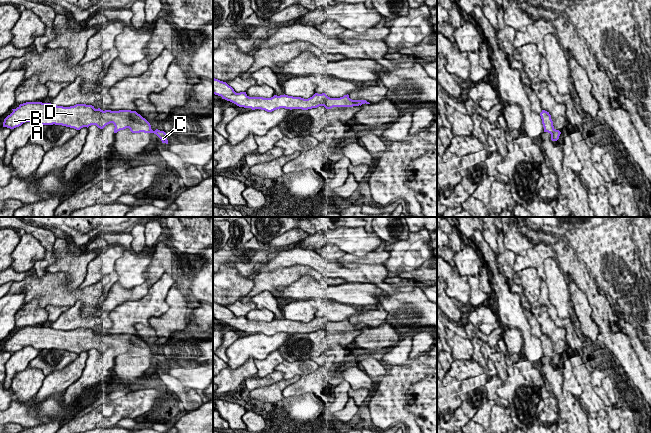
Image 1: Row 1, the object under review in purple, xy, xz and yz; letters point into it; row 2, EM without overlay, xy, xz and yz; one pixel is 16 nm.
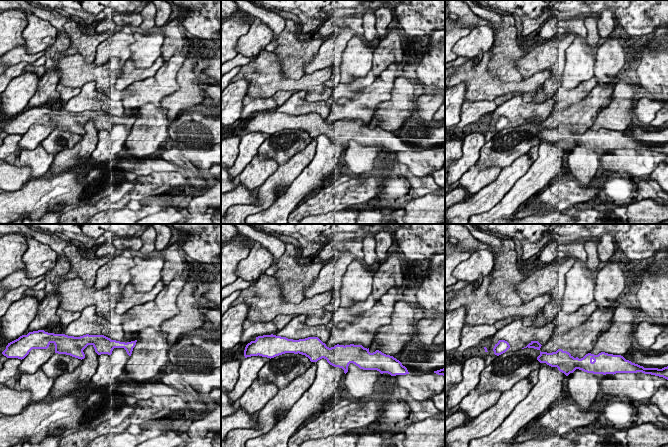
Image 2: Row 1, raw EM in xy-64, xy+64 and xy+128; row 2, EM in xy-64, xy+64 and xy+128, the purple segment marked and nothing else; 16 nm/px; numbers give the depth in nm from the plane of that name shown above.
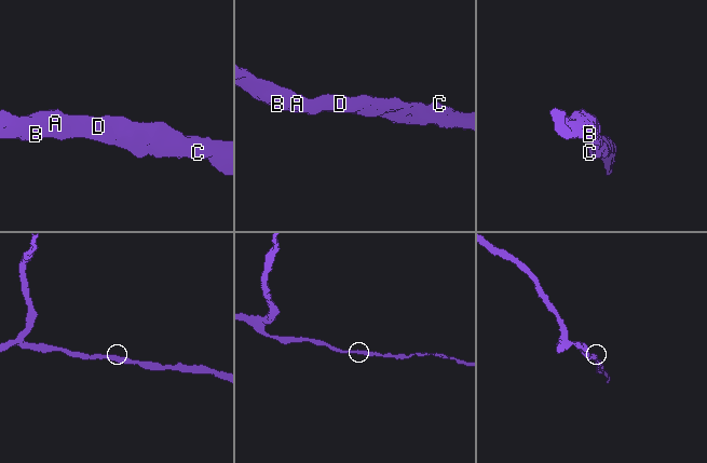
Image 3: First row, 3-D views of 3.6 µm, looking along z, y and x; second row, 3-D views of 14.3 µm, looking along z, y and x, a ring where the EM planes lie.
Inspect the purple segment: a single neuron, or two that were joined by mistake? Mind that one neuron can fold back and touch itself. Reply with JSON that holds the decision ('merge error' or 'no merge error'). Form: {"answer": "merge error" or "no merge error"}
{"answer": "no merge error"}

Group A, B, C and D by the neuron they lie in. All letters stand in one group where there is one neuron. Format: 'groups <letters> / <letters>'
groups A B C D

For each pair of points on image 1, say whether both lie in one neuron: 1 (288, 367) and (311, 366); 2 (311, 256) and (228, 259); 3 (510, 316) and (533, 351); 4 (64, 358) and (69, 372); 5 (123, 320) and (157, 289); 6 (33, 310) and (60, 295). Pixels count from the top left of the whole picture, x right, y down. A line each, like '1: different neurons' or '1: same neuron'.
1: same neuron
2: same neuron
3: same neuron
4: different neurons
5: same neuron
6: different neurons

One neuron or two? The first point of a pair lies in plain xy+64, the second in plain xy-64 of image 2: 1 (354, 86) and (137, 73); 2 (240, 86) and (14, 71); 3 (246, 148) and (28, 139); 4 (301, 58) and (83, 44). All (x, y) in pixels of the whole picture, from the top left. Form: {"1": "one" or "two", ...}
{"1": "one", "2": "two", "3": "one", "4": "one"}

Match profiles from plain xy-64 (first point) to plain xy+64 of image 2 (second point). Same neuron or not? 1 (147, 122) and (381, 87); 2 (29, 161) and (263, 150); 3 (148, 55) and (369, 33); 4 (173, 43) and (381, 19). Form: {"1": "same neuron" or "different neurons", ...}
{"1": "different neurons", "2": "different neurons", "3": "different neurons", "4": "different neurons"}

